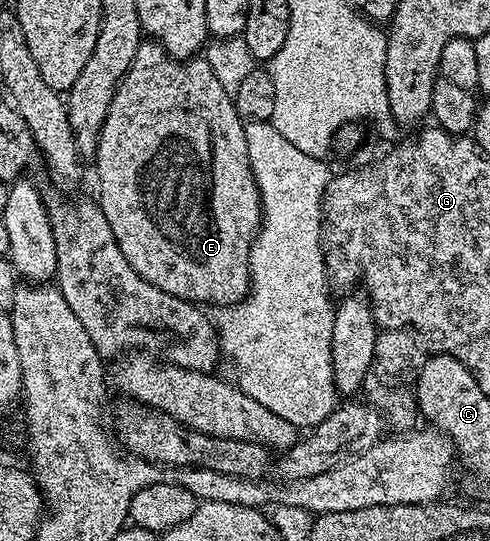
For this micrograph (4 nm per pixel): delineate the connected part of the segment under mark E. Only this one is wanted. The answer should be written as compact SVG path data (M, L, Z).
M143 40L136 51L136 59L132 59L132 67L118 84L112 107L108 107L108 115L104 119L98 150L94 153L92 164L98 168L97 203L104 211L104 219L108 219L108 227L112 227L112 235L116 235L116 243L120 243L120 251L124 251L124 259L132 263L132 271L136 271L136 275L152 283L152 287L168 291L168 295L183 297L186 301L195 303L211 301L214 307L237 305L246 298L250 291L250 249L262 228L262 197L258 193L258 184L248 161L246 126L242 116L236 111L232 94L224 91L220 79L216 79L207 61L198 55L179 59L173 57L157 41Z

